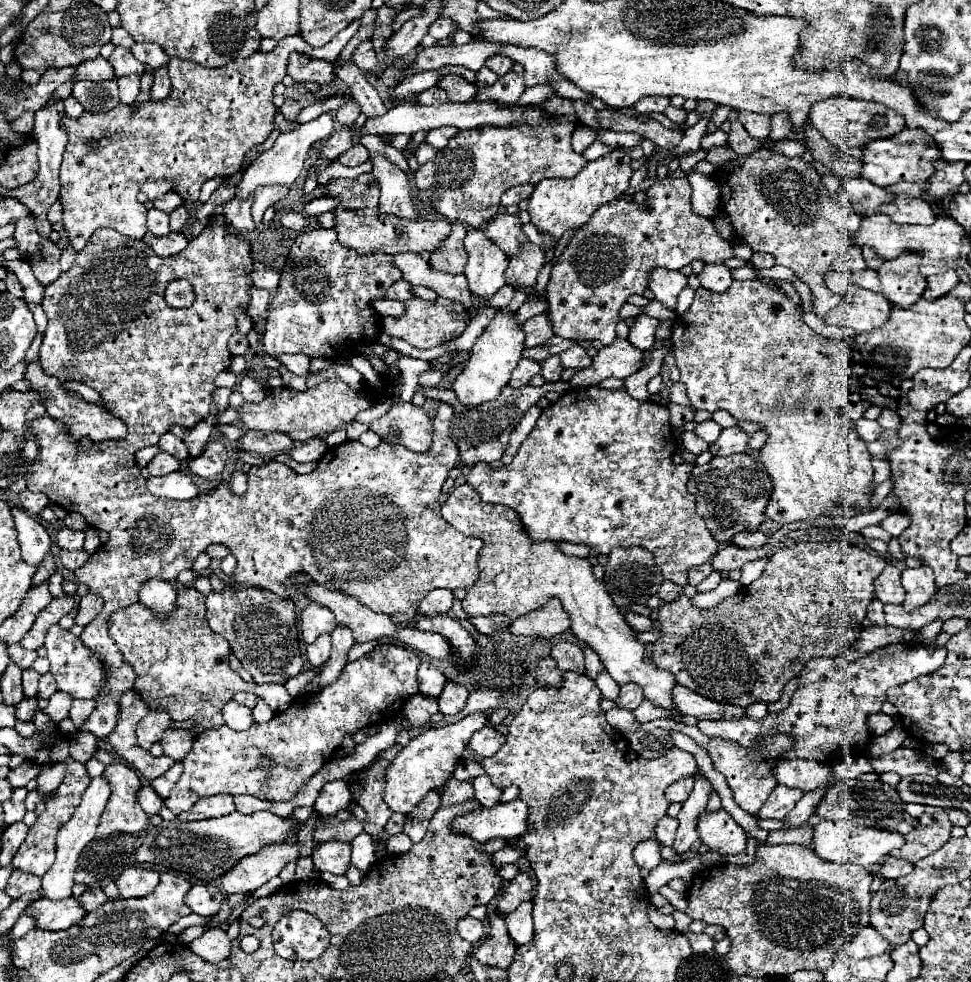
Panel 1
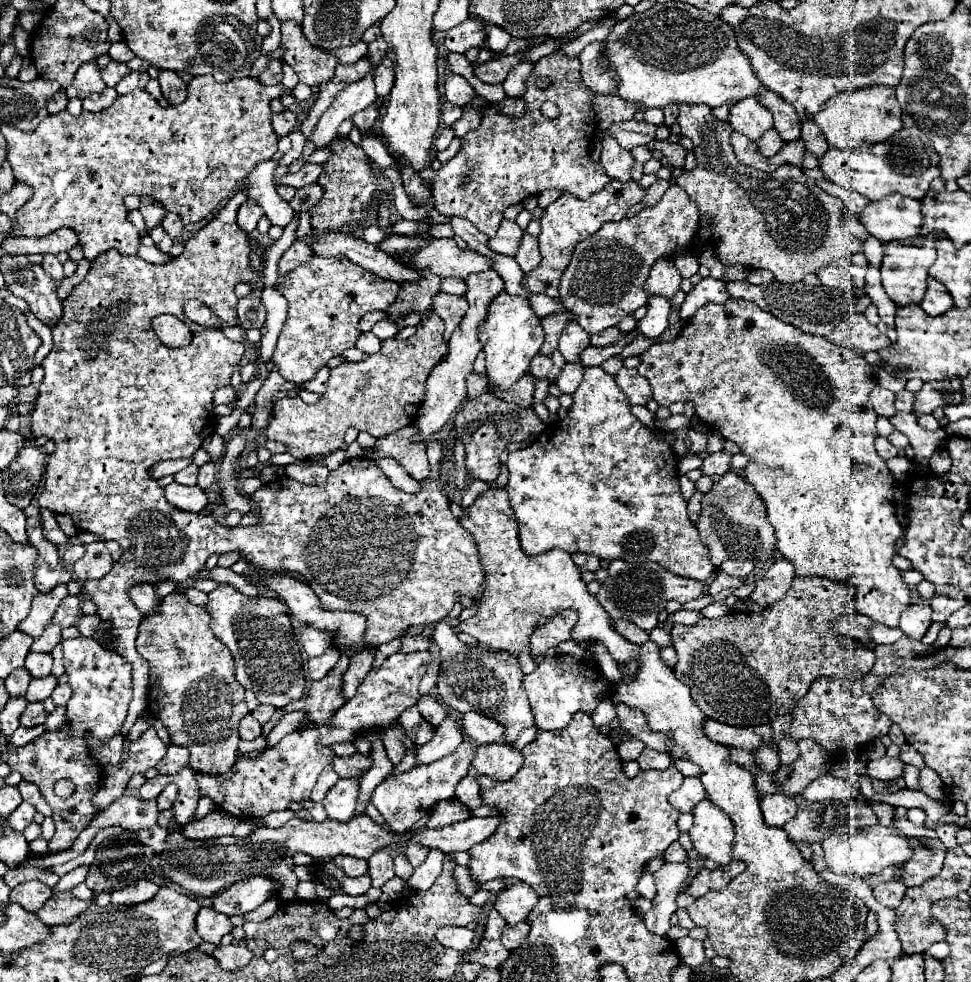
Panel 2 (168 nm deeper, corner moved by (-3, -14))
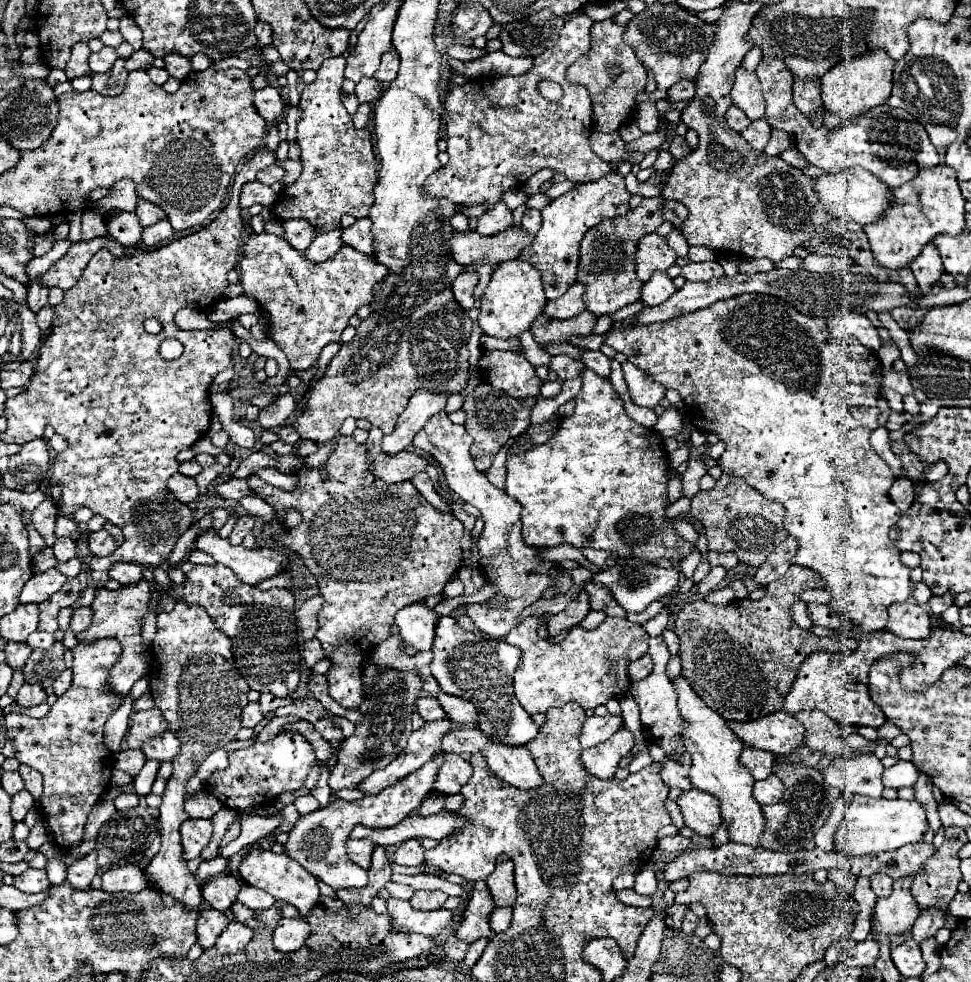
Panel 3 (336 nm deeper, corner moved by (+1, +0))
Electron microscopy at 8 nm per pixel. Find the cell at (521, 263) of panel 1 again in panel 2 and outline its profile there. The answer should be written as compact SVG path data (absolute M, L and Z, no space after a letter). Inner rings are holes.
M527 230L523 232L523 240L521 240L521 244L519 244L519 252L517 252L515 260L519 262L519 266L521 266L521 270L523 270L525 274L529 274L529 272L541 262L537 236L529 234Z

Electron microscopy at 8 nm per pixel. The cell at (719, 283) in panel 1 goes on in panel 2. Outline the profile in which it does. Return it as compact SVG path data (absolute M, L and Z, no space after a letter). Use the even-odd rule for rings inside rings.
M703 278L693 290L687 294L685 304L681 306L681 318L689 320L701 306L713 302L713 304L725 304L729 300L727 286L723 280L717 278Z

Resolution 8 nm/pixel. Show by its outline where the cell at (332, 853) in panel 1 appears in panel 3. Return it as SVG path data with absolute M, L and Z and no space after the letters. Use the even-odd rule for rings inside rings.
M349 838L347 840L347 856L359 864L361 868L369 868L371 866L371 852L373 852L375 844L369 842L369 840L353 840Z

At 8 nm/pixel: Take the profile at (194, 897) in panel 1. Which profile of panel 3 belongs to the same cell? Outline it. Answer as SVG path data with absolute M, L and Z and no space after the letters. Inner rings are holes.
M205 908L199 912L199 920L197 920L197 938L199 944L207 950L211 946L215 946L217 936L225 930L227 926L227 916L223 912L217 912L213 908Z

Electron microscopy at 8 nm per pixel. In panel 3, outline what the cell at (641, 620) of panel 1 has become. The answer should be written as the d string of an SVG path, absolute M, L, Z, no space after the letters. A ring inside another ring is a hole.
M589 582L585 586L585 592L589 594L589 604L591 610L601 610L607 616L619 616L619 618L627 618L627 612L621 610L621 606L617 606L617 602L613 602L613 596L609 594L609 590L605 590L603 586L593 586L593 582Z

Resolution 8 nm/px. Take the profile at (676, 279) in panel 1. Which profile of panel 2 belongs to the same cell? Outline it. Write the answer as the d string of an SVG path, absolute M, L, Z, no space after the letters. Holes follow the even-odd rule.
M661 258L651 266L649 278L645 282L645 292L647 294L661 294L669 300L679 290L679 284L681 284L681 274L677 272L673 260Z

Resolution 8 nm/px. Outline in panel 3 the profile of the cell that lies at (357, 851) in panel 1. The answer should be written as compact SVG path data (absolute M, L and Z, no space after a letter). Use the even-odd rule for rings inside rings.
M437 752L427 764L423 764L413 774L401 778L399 782L387 786L377 796L367 794L363 800L357 802L345 802L345 800L333 800L329 806L319 808L311 814L305 814L297 820L295 828L289 832L289 842L285 844L285 852L297 860L305 870L309 870L313 876L321 878L325 884L329 884L333 890L337 888L359 888L367 882L367 870L353 864L345 852L345 840L349 838L355 824L365 826L391 826L409 814L417 812L421 800L433 790L433 782L439 774L439 768L445 762L445 752Z

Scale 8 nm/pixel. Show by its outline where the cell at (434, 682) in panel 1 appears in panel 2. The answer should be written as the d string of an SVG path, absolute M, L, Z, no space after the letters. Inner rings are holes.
M431 696L419 698L417 706L419 706L421 716L423 716L431 726L437 726L437 724L441 724L441 722L447 718L447 708L443 706L443 702L439 702L439 700L431 698Z

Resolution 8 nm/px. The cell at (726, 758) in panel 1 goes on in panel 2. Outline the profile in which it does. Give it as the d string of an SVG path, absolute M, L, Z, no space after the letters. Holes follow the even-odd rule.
M799 740L799 760L795 760L791 766L787 768L779 768L777 774L765 774L759 766L755 766L753 762L753 752L749 750L737 750L737 748L729 748L729 754L733 758L733 762L741 764L745 770L753 772L755 776L755 784L757 784L757 790L759 794L777 794L777 792L783 792L783 794L789 794L789 796L795 796L799 792L803 792L807 788L809 782L813 782L817 776L825 776L831 766L833 766L833 756L827 754L817 742L813 740Z

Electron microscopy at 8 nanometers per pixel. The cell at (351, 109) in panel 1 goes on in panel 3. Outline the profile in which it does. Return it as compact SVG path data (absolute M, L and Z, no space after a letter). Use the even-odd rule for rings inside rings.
M363 78L355 88L355 96L359 104L365 104L365 102L373 104L381 96L381 90L383 90L381 82L377 82L375 78Z

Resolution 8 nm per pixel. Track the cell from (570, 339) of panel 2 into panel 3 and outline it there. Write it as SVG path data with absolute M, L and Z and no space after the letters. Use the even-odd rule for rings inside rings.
M575 346L581 354L581 362L591 368L593 372L601 374L601 376L609 376L609 358L603 354L603 352L595 352L595 350L589 350L589 348L581 348L581 346Z

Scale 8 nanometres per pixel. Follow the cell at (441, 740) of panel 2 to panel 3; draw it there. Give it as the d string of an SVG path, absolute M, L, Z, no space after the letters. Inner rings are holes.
M447 718L439 722L425 722L417 732L411 732L407 748L389 766L365 778L359 784L359 790L363 794L377 794L385 786L391 786L399 778L421 768L433 754L437 754L437 750L441 750L441 740L449 730L451 722Z

